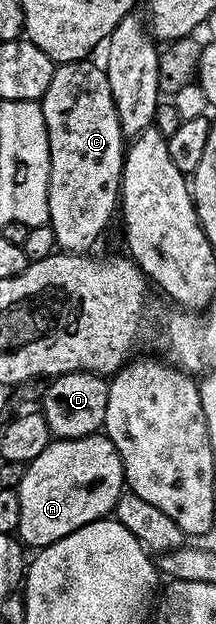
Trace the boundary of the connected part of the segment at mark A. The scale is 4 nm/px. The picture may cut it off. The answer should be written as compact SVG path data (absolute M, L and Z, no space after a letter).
M104 432L79 439L53 439L49 446L25 467L23 479L17 485L19 495L19 527L16 536L34 550L44 549L92 521L108 518L116 510L117 501L126 488L125 468L115 443Z

